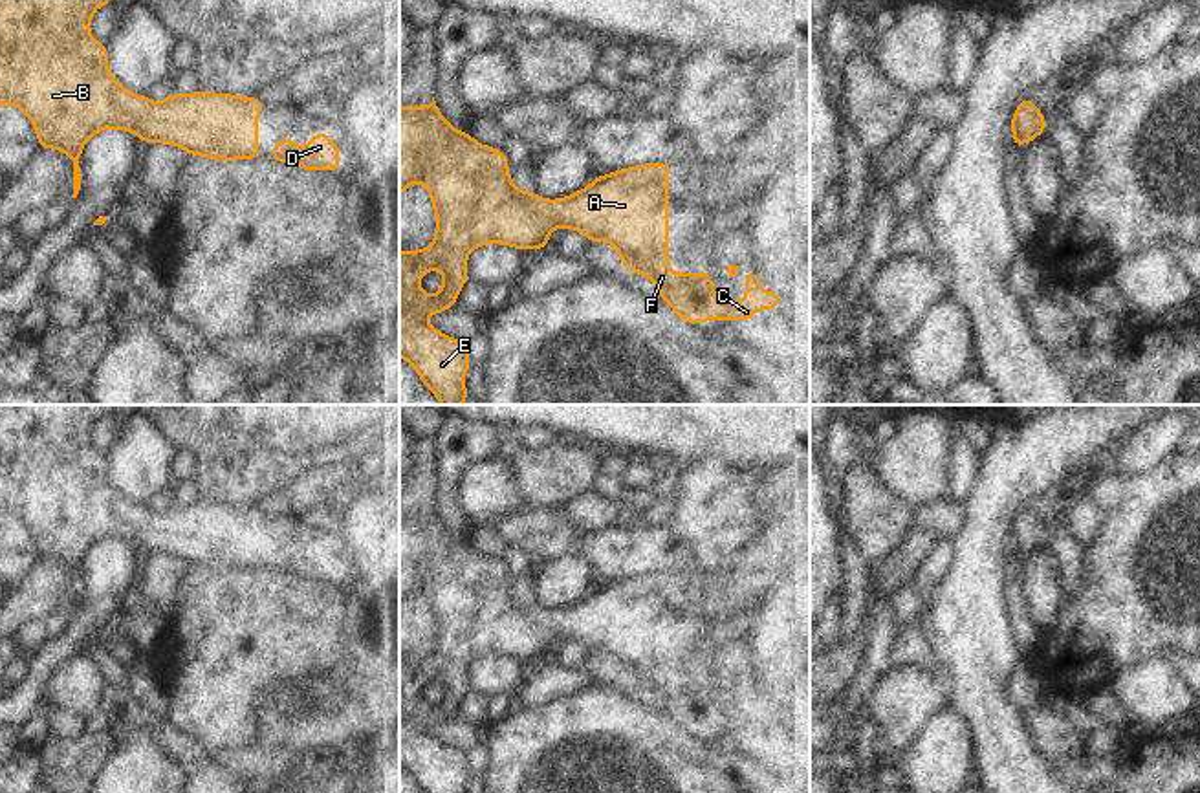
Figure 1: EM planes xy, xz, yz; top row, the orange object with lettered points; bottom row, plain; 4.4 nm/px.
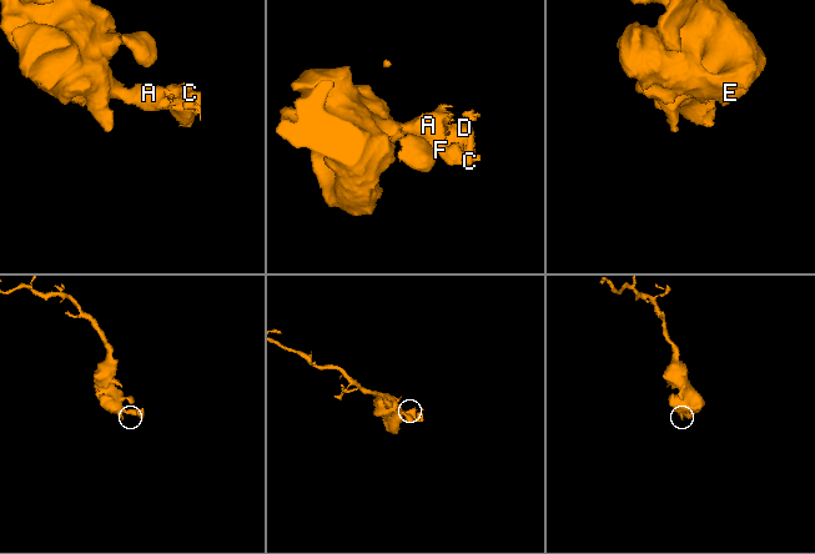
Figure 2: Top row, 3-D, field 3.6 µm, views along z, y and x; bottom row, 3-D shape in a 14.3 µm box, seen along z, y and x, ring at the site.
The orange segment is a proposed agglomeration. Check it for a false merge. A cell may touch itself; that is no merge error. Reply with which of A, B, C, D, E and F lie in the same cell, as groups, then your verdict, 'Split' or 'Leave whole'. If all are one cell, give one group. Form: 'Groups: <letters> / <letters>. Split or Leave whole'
Groups: A B C D E F. Leave whole.

